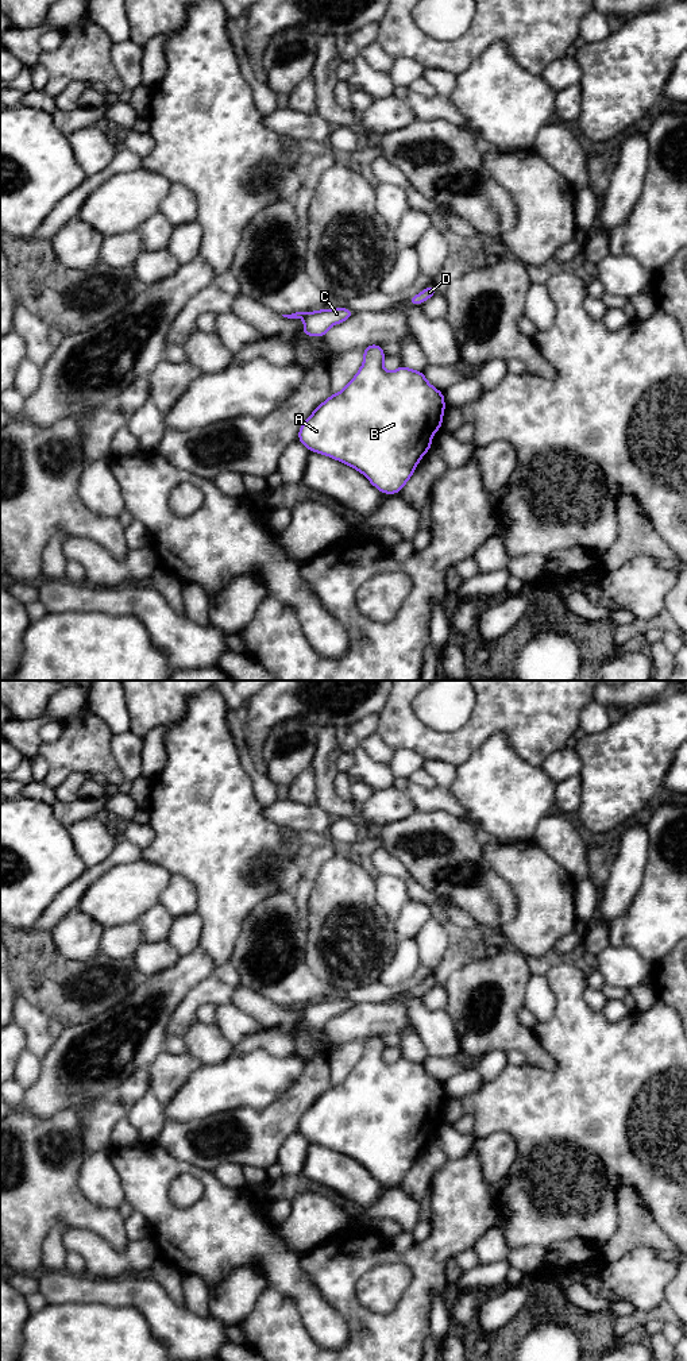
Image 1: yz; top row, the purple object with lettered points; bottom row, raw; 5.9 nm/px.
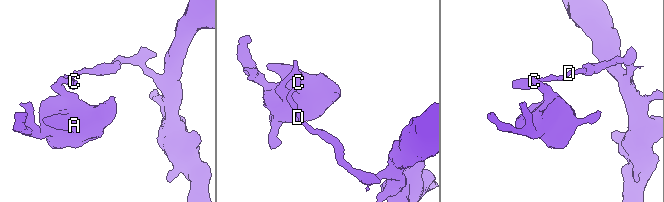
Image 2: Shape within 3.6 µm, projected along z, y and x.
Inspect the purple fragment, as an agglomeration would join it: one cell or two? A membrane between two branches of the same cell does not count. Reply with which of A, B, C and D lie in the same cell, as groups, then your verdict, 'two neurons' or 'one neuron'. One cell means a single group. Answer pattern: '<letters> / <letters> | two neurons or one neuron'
A B / C D | two neurons

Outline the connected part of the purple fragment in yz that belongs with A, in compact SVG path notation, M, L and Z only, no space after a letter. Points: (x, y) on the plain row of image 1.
M381 1036L363 1040L363 1055L354 1069L336 1086L331 1086L302 1114L297 1131L310 1144L329 1148L363 1165L383 1185L397 1185L416 1163L421 1149L431 1141L432 1129L441 1121L445 1102L444 1084L432 1077L422 1063L401 1056L395 1063L386 1063L386 1049Z

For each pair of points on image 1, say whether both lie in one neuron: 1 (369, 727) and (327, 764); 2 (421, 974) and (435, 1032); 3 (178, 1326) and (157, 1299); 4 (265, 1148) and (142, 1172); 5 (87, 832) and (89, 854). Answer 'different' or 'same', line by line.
1: different
2: different
3: same
4: different
5: same

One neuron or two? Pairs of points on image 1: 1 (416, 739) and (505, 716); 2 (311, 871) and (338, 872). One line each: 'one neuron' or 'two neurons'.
1: one neuron
2: two neurons

